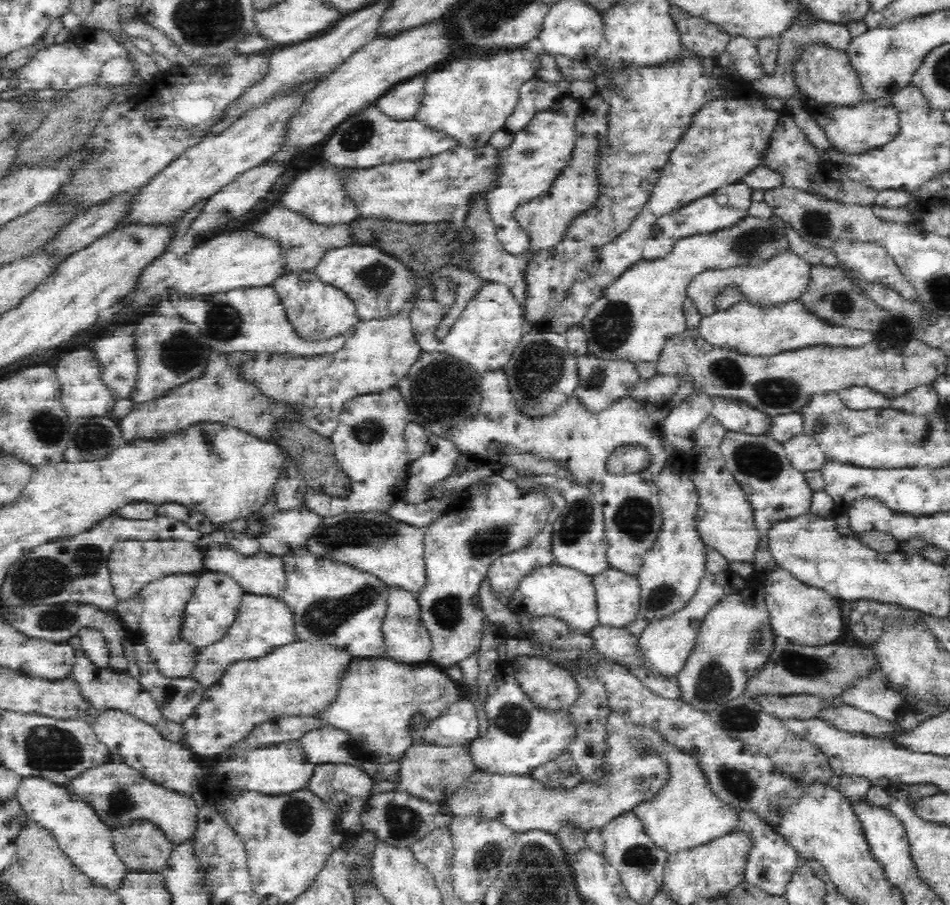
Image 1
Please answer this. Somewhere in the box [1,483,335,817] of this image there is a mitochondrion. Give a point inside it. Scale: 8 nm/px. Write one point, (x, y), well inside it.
(39, 577)

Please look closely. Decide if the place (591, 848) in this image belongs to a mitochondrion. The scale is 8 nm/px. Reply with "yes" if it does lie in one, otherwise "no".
no

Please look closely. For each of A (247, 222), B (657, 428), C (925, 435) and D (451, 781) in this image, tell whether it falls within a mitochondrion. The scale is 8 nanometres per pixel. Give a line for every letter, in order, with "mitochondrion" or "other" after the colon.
A: other
B: other
C: mitochondrion
D: other

